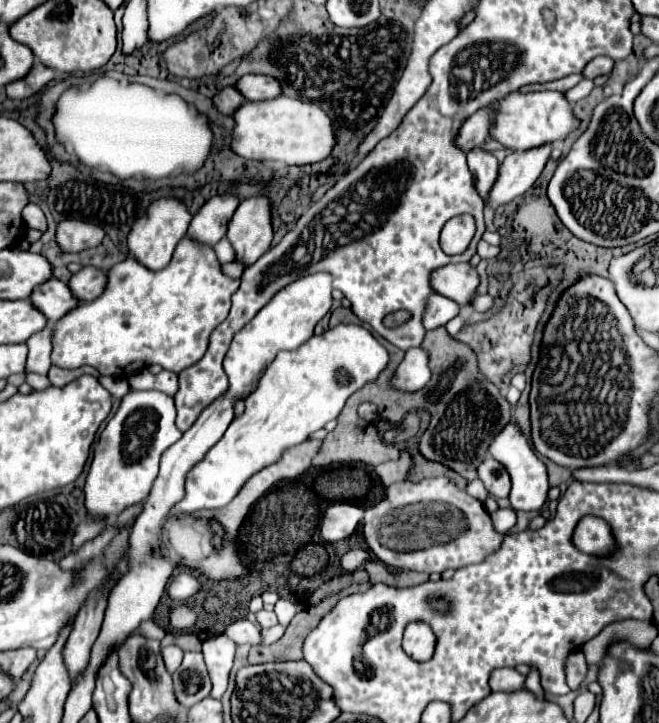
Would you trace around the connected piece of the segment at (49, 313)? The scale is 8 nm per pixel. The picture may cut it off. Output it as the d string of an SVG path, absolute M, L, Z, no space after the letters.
M51 278L49 282L41 284L31 294L31 302L49 318L49 322L57 322L59 318L63 318L67 312L71 312L81 304L71 294L71 288L67 286L67 282L61 282L57 278Z

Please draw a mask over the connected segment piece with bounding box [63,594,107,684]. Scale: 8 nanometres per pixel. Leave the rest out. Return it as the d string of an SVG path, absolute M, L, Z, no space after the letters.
M93 594L75 618L75 626L71 628L71 634L63 646L63 660L71 684L75 684L75 678L83 674L83 670L87 670L87 658L91 658L91 646L99 636L105 606L105 596Z

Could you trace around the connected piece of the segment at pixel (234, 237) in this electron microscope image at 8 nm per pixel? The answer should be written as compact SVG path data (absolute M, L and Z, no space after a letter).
M247 198L243 200L227 228L227 238L235 250L235 262L241 262L245 268L255 264L271 246L271 212L269 200Z

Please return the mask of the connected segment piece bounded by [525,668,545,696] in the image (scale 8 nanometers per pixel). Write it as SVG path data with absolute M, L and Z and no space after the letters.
M531 668L531 674L529 674L527 680L525 680L525 688L531 690L535 696L543 696L543 694L545 694L543 688L541 688L541 684L539 684L539 674L537 674L537 670Z

